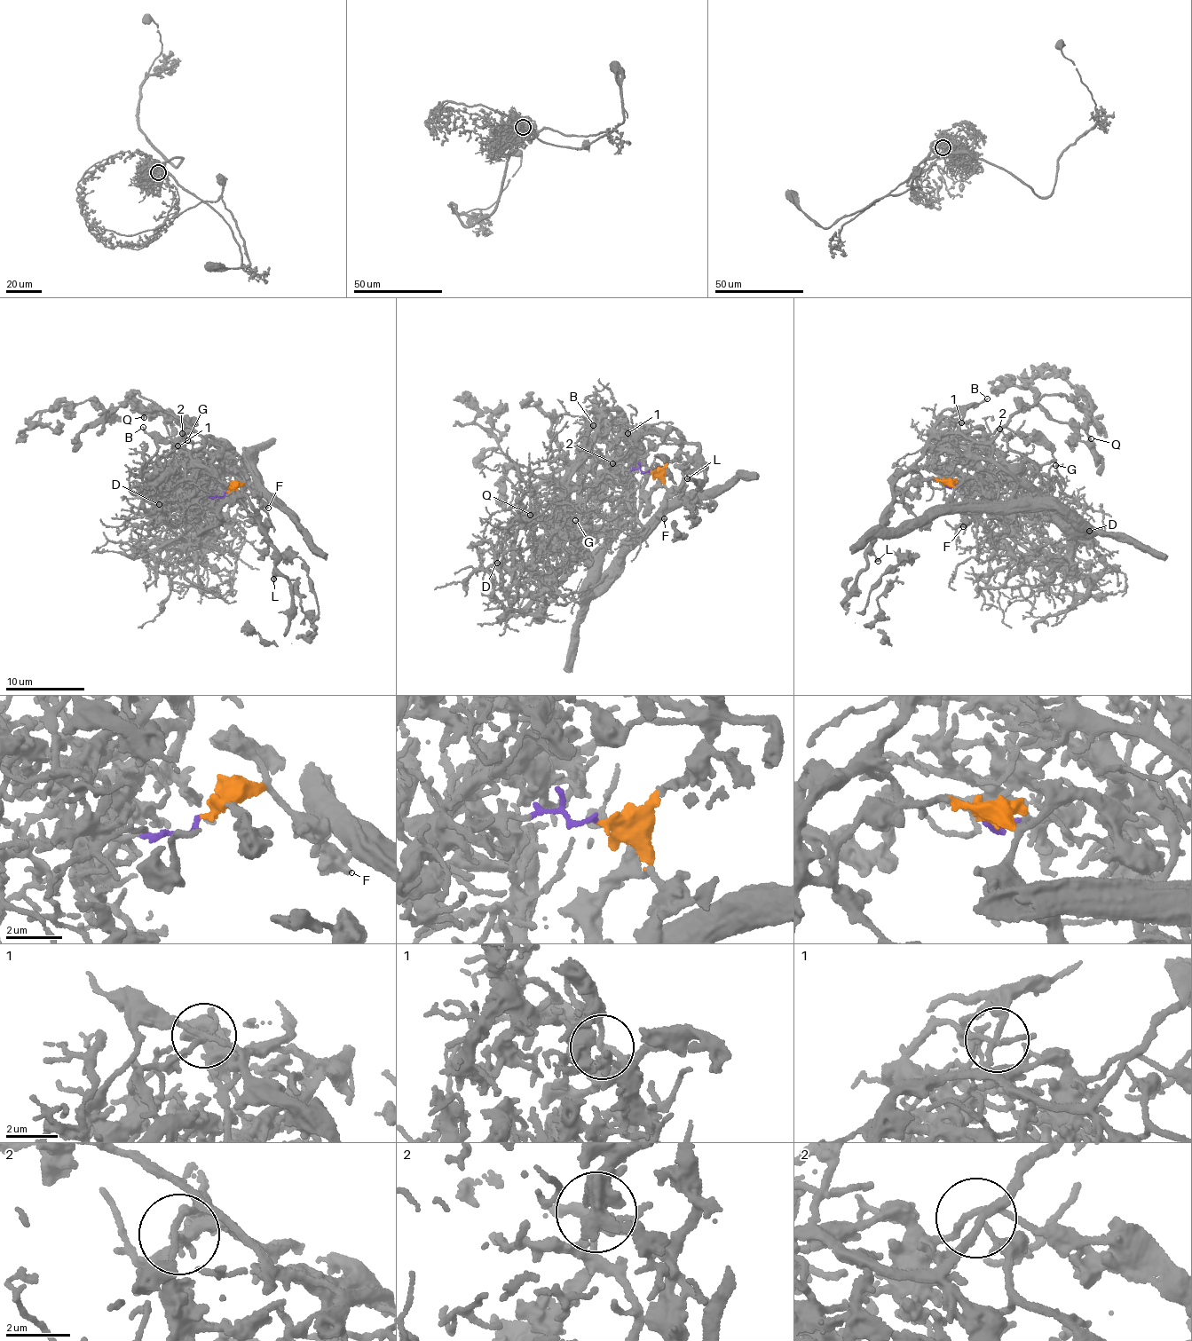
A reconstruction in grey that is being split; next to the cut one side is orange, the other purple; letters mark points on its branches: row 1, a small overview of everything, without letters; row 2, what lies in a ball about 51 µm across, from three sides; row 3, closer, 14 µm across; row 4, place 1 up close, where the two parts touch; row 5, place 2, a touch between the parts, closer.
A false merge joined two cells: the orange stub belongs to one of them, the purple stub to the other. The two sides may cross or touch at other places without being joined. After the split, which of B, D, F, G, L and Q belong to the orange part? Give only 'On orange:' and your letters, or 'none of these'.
On orange: B, F, L, Q

